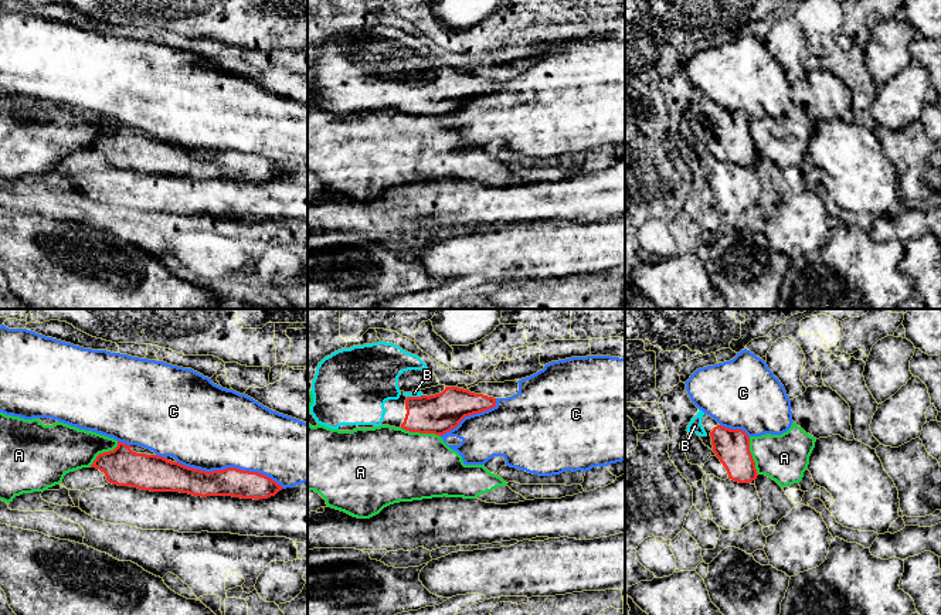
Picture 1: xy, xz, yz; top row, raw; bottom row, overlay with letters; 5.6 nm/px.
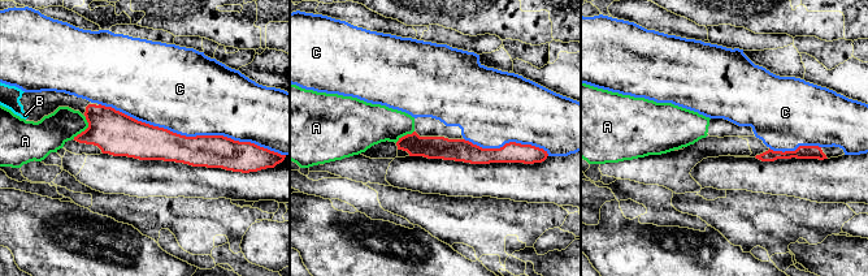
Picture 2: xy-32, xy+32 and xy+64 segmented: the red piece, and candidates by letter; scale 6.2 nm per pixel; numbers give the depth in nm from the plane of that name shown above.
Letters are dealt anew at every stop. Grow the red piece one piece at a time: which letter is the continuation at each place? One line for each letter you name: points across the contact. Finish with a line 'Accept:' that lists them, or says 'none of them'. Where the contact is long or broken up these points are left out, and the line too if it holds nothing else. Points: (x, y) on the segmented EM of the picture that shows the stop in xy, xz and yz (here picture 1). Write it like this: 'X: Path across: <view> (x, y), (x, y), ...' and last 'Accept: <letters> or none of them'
Accept: B

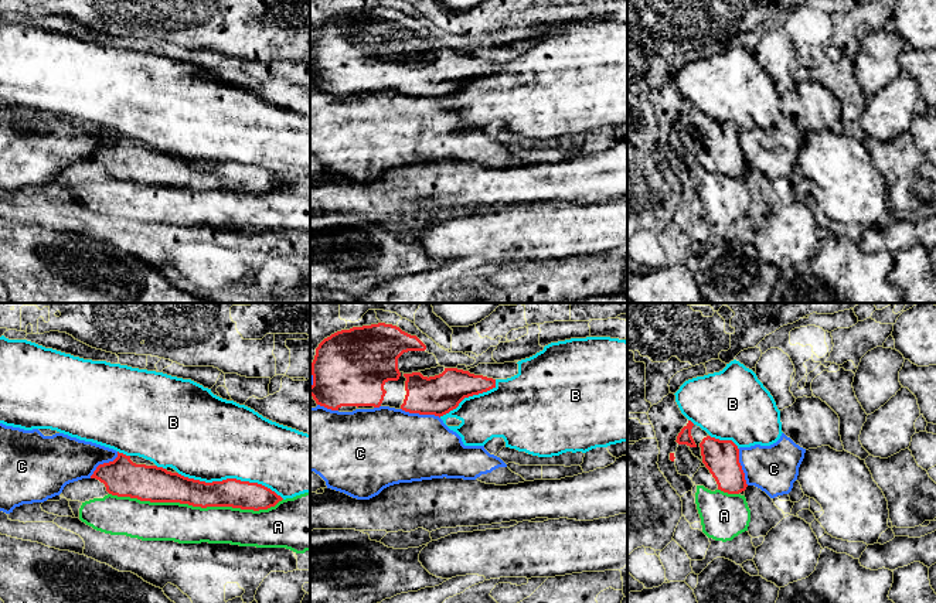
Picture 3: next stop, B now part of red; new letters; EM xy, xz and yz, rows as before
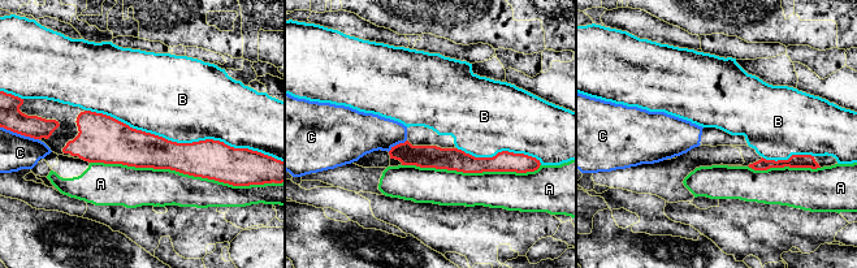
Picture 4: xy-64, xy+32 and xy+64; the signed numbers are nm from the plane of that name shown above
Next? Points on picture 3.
Accept: none of them

